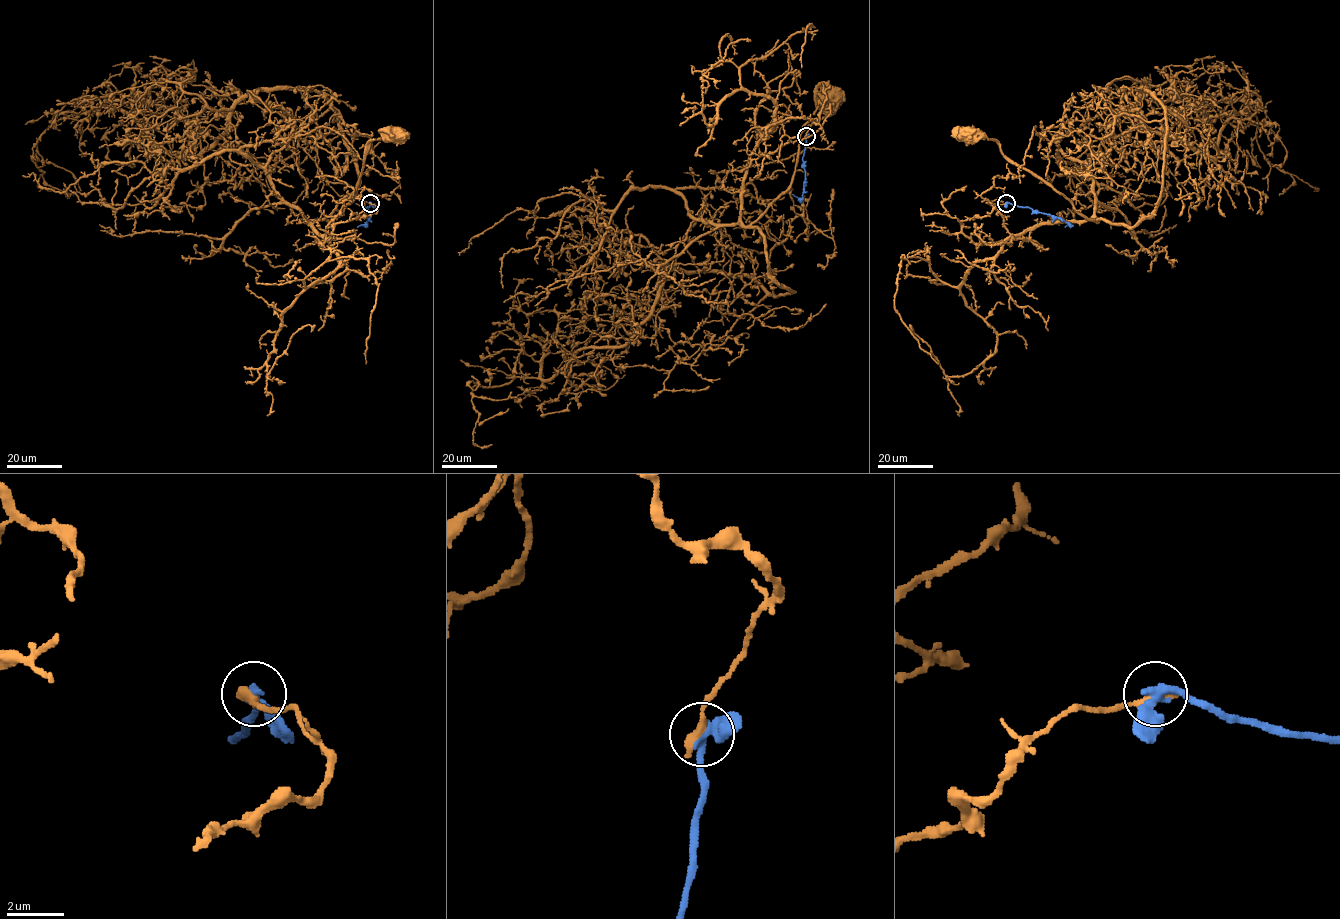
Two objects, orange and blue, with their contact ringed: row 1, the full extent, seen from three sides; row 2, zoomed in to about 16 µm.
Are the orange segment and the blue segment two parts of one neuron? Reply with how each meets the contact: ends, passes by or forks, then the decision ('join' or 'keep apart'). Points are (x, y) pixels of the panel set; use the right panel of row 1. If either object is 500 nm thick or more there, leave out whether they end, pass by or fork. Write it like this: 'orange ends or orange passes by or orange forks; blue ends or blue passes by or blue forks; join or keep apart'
orange ends; blue passes by; keep apart

